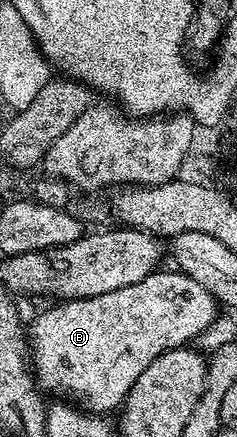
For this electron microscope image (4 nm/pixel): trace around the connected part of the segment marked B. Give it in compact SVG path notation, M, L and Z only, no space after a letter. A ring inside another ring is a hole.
M179 271L164 272L151 273L146 279L142 279L142 283L130 283L130 287L118 287L118 291L106 291L106 295L94 295L73 301L61 300L59 303L52 303L49 309L42 310L33 319L32 325L30 321L30 364L39 388L45 394L56 393L52 395L60 399L71 399L79 408L87 412L106 415L110 413L110 409L116 411L121 408L131 387L134 386L134 383L138 383L138 375L142 375L142 371L146 371L146 367L150 367L150 363L154 363L154 359L158 359L158 355L171 349L185 348L189 343L195 342L201 333L205 333L218 316L216 298L210 295L210 291L206 291L206 287L201 287L196 280L190 279L190 275Z

